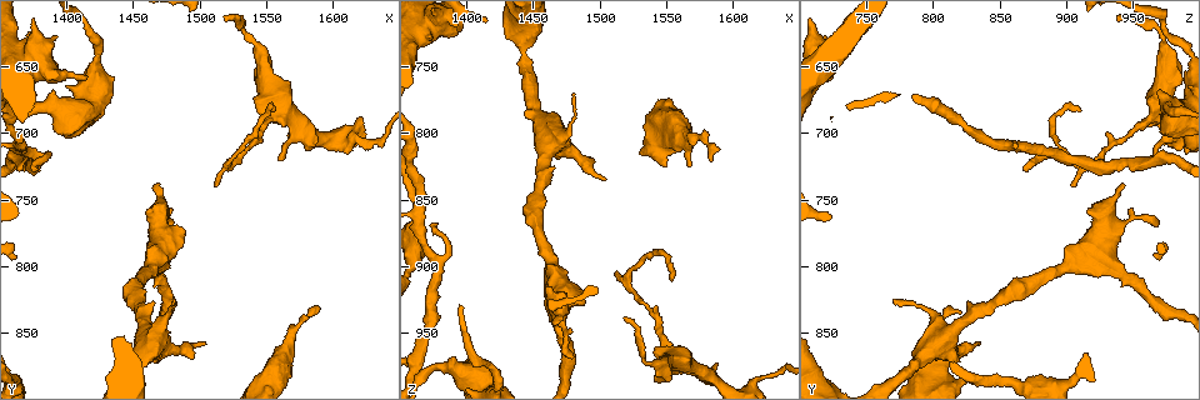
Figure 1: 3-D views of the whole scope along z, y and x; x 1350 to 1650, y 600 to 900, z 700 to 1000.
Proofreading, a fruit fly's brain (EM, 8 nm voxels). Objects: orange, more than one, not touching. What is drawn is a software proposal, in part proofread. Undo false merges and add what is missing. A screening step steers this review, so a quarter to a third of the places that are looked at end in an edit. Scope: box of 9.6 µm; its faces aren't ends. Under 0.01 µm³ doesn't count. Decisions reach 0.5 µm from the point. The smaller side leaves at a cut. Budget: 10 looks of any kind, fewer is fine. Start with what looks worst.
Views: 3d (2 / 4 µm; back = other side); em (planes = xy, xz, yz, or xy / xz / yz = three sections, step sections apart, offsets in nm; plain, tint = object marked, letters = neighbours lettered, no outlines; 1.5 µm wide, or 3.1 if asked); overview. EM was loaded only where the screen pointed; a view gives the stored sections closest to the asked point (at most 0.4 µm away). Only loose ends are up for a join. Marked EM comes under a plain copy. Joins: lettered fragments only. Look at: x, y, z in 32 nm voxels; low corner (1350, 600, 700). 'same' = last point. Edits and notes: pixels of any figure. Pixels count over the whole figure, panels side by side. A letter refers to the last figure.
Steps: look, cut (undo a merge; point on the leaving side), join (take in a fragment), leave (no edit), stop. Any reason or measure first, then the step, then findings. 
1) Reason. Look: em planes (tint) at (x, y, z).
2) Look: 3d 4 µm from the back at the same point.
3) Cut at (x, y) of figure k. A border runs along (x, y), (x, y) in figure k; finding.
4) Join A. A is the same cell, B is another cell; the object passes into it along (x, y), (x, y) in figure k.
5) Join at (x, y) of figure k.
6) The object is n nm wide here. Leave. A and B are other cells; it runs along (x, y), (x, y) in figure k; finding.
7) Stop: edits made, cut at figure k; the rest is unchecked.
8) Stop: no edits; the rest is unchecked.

Branch stops here. Look: em planes (letters) at (1552, 884, 826).

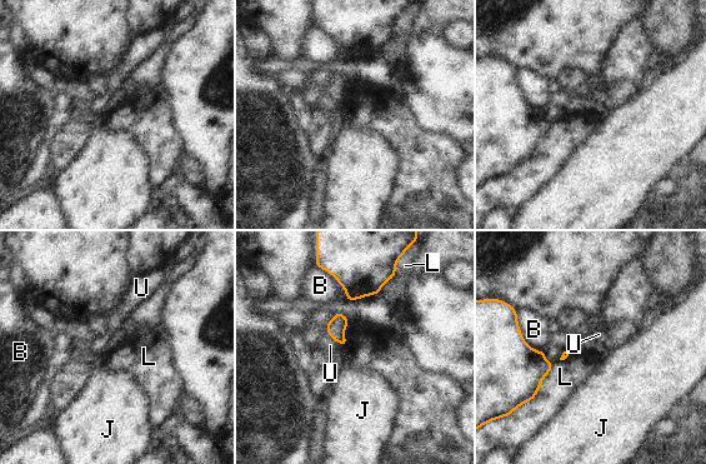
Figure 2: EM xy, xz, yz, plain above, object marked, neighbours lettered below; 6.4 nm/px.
Leave. B, J, L and U are other cells; a border runs along (554, 364), (537, 393), (525, 402) in figure 2; none of them fits.

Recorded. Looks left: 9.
Stops while still wide. Look: em yz step 4 (letters) at (1388, 668, 968).

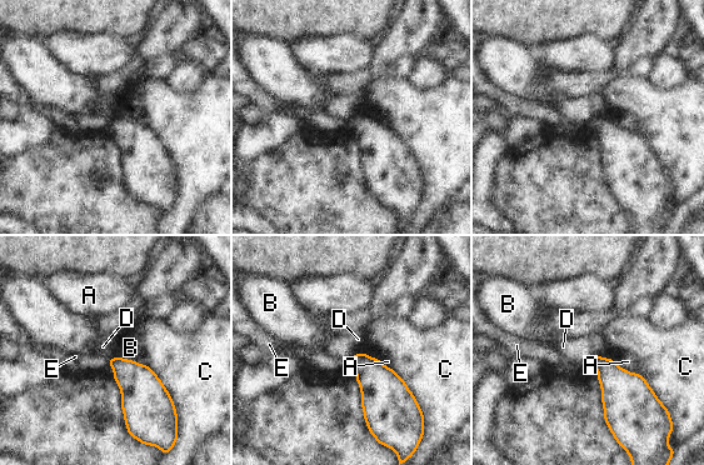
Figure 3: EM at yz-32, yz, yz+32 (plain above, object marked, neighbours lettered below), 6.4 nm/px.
The longest contact is with C, 360 nm. Leave. A, B, C, D and E are other cells; no lettered fragment goes on from it.

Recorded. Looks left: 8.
Branch stops here. Look: em yz step 4 (letters) at (1480, 822, 772).

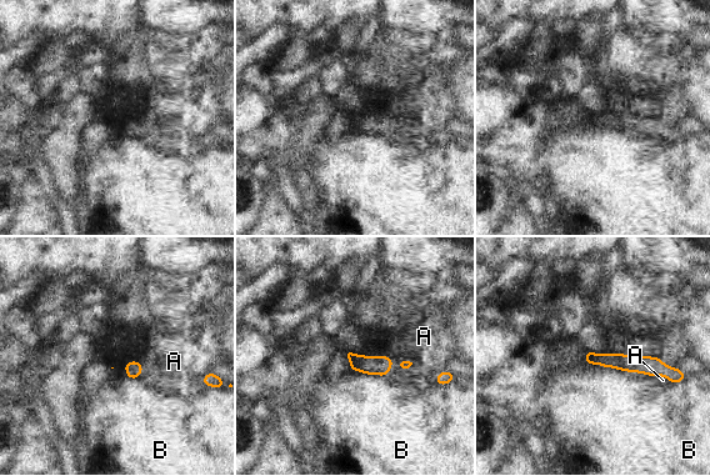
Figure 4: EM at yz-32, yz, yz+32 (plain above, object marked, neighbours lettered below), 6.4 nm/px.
The object is 90 nm wide here. Leave. A and B are other cells; no lettered fragment goes on from it.

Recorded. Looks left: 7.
Tapers out. Look: em planes (letters) at (1376, 728, 868).

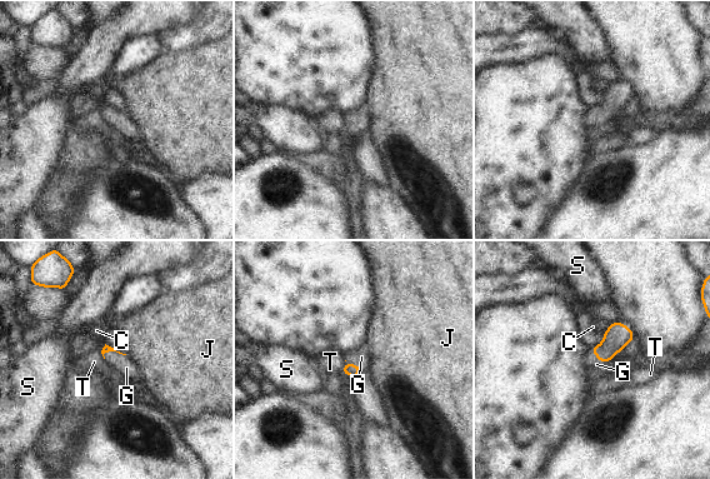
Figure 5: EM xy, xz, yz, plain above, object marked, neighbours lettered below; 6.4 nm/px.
Join G. G is the same cell, C, J, S and T are other cells; the object passes into it along (106, 348), (114, 350), (124, 365) in figure 5; the neuron continues.

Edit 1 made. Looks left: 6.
Stop: edits made, join at figure 5; the rest is unchecked.

